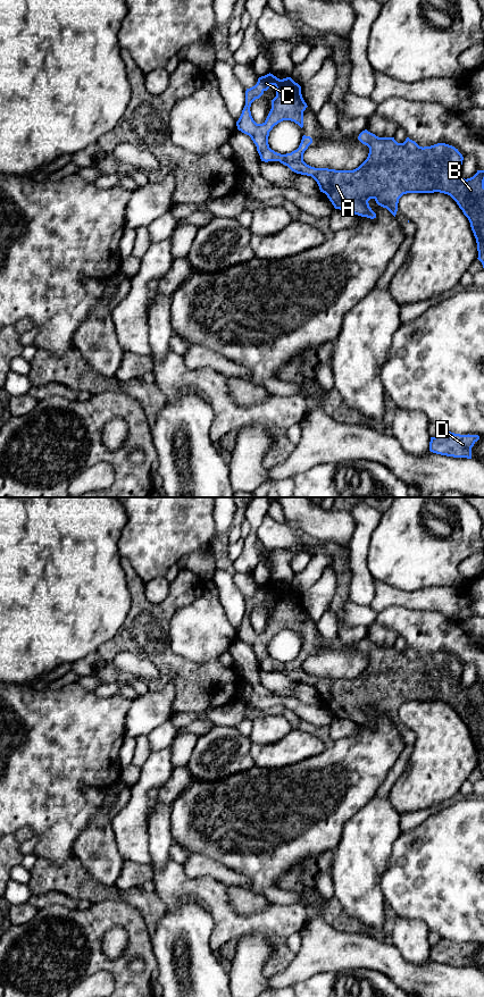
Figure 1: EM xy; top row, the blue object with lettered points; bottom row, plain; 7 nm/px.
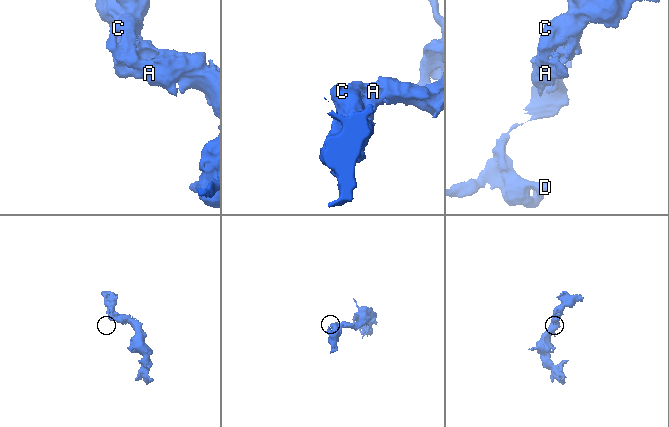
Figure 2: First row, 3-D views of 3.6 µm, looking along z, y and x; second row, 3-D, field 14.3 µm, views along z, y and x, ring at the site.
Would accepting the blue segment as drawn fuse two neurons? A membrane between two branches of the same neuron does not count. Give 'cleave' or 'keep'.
keep

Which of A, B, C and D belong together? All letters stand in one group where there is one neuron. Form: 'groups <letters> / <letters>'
groups A B C D

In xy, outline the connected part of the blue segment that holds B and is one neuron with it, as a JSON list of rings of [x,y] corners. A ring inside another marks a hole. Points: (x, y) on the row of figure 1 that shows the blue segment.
[[[273,74],[258,78],[254,86],[245,91],[245,106],[236,122],[237,129],[249,135],[257,146],[261,161],[279,161],[292,171],[311,176],[318,184],[320,192],[325,193],[335,209],[348,210],[354,215],[376,218],[376,213],[369,207],[368,201],[374,199],[376,203],[386,208],[394,217],[398,211],[399,199],[407,193],[434,193],[440,192],[450,195],[462,210],[470,223],[476,238],[478,260],[484,268],[484,170],[470,178],[461,177],[464,157],[452,145],[437,143],[431,146],[419,146],[409,137],[403,143],[398,143],[394,137],[378,137],[375,134],[362,131],[358,140],[369,148],[367,159],[353,170],[335,170],[328,168],[315,168],[303,161],[303,153],[312,143],[310,136],[302,136],[299,148],[291,153],[281,154],[269,148],[269,132],[283,120],[291,120],[303,127],[303,111],[307,108],[301,94],[301,86],[291,77],[283,79]],[[270,85],[276,87],[276,97],[272,100],[272,109],[262,124],[257,124],[250,111],[251,103],[259,99]]]

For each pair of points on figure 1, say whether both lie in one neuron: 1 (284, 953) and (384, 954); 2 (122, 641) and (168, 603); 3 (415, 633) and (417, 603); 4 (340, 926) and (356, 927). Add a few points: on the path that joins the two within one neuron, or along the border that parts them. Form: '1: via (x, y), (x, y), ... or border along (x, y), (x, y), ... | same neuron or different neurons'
1: border along (295, 954), (294, 958), (276, 973) | different neurons
2: via (133, 636), (157, 614) | same neuron
3: border along (391, 605), (436, 610), (443, 614) | different neurons
4: via (343, 926), (352, 926) | same neuron

